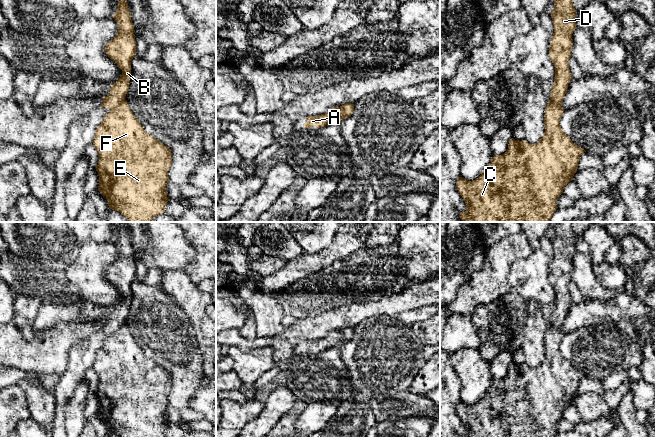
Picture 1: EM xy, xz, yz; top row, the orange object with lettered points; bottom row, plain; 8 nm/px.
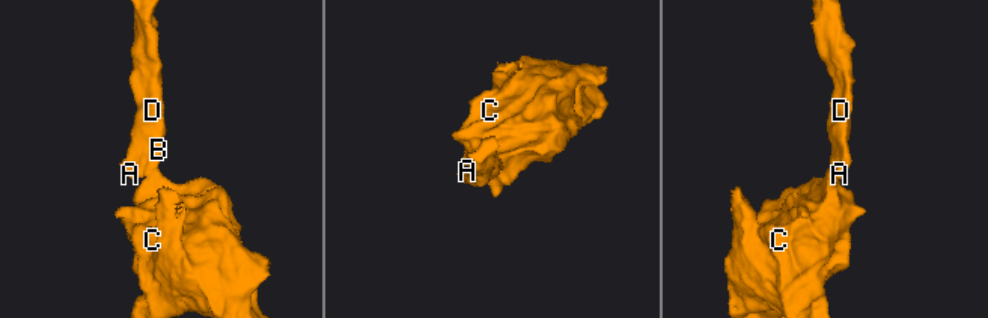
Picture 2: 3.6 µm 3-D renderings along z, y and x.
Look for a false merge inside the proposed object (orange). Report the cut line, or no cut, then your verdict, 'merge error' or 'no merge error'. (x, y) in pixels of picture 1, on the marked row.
cut xy (124, 98), (111, 110); merge error

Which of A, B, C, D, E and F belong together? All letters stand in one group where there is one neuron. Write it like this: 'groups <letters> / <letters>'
groups A B D / C E F

